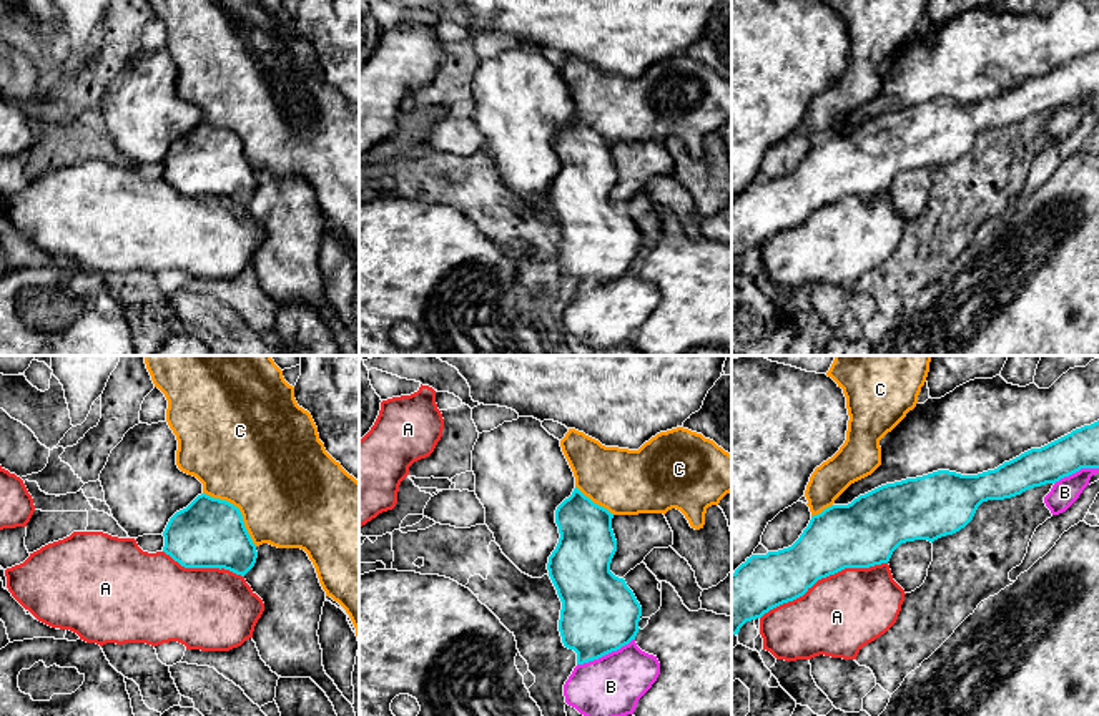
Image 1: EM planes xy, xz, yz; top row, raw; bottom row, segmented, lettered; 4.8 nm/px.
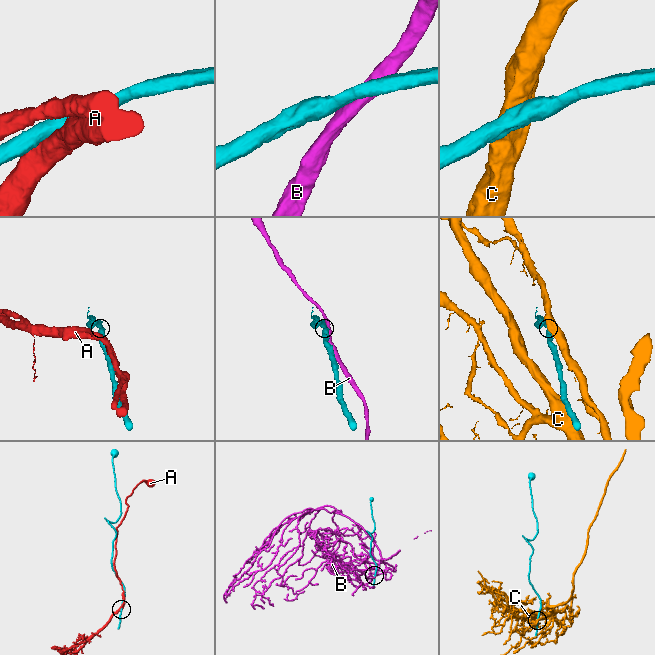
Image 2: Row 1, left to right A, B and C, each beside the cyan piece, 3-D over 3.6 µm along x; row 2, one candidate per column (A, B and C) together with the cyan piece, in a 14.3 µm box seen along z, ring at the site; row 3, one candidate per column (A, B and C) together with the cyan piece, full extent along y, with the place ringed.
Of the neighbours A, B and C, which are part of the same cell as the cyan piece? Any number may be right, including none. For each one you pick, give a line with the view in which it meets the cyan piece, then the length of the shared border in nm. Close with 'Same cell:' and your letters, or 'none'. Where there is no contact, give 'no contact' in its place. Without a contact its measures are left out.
Same cell: none

